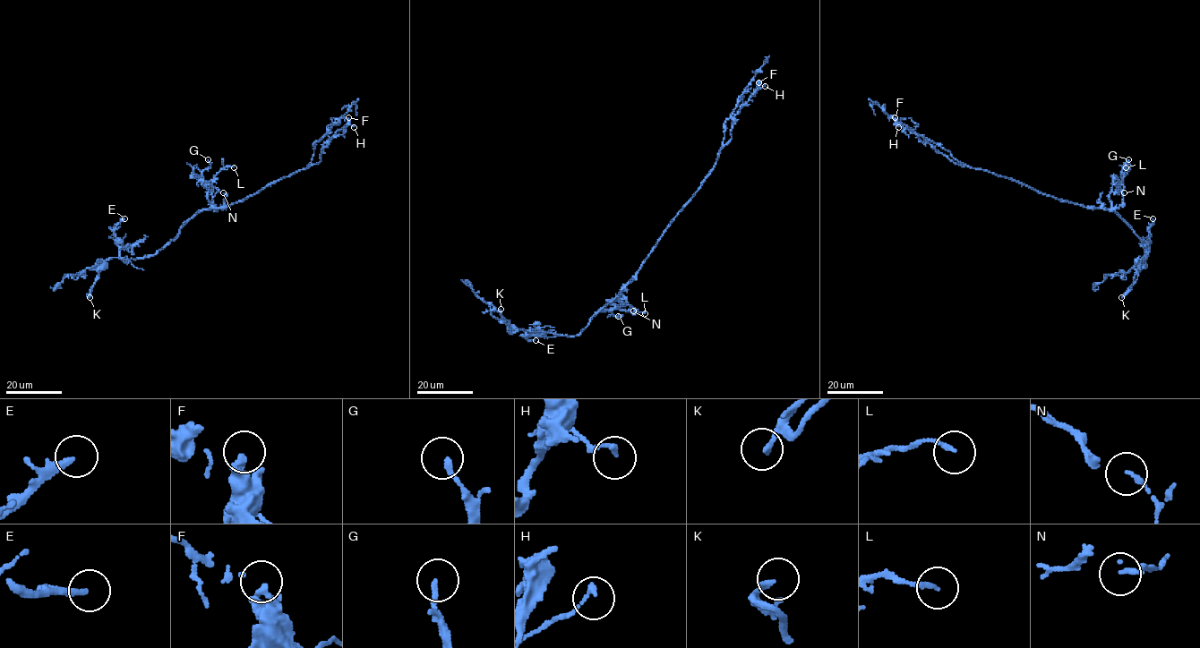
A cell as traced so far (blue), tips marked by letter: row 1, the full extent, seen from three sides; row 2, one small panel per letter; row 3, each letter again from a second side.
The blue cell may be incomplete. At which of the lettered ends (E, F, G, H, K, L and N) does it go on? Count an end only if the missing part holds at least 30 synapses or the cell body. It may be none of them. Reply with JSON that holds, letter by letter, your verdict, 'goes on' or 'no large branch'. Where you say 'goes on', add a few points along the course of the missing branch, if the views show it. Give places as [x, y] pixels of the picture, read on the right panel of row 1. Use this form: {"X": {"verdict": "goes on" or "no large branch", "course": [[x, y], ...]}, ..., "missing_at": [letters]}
{"E": {"verdict": "goes on", "course": [[1152, 218], [1140, 213], [1144, 217]]}, "F": {"verdict": "no large branch"}, "G": {"verdict": "no large branch"}, "H": {"verdict": "no large branch"}, "K": {"verdict": "no large branch"}, "L": {"verdict": "no large branch"}, "N": {"verdict": "no large branch"}, "missing_at": ["E"]}

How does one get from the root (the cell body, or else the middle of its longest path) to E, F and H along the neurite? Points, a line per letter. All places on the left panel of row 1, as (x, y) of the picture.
E: (100, 264), (119, 256), (114, 227), (124, 218)
F: (100, 264), (113, 258), (154, 256), (198, 212), (240, 202), (317, 164), (323, 145), (347, 127), (348, 117)
H: (100, 264), (113, 258), (154, 256), (198, 212), (240, 202), (317, 164), (323, 145), (347, 123), (354, 127)

